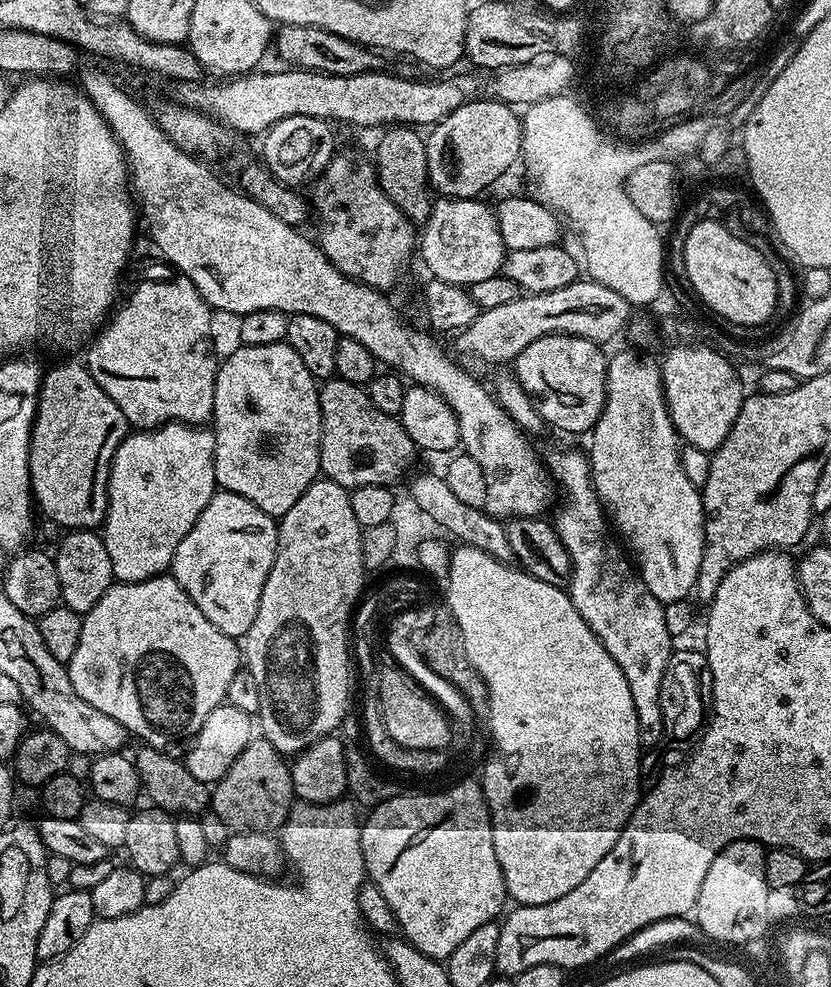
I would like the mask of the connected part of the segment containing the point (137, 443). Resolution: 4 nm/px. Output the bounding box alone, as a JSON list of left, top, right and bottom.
[102,424,218,584]

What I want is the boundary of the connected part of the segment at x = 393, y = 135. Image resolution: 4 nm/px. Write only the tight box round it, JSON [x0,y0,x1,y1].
[376,126,434,226]

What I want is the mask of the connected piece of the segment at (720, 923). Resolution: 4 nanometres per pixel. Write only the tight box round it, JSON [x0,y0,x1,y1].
[694,840,770,945]

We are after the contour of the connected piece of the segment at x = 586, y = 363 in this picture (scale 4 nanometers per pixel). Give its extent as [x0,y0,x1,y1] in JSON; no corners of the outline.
[514,336,609,433]

